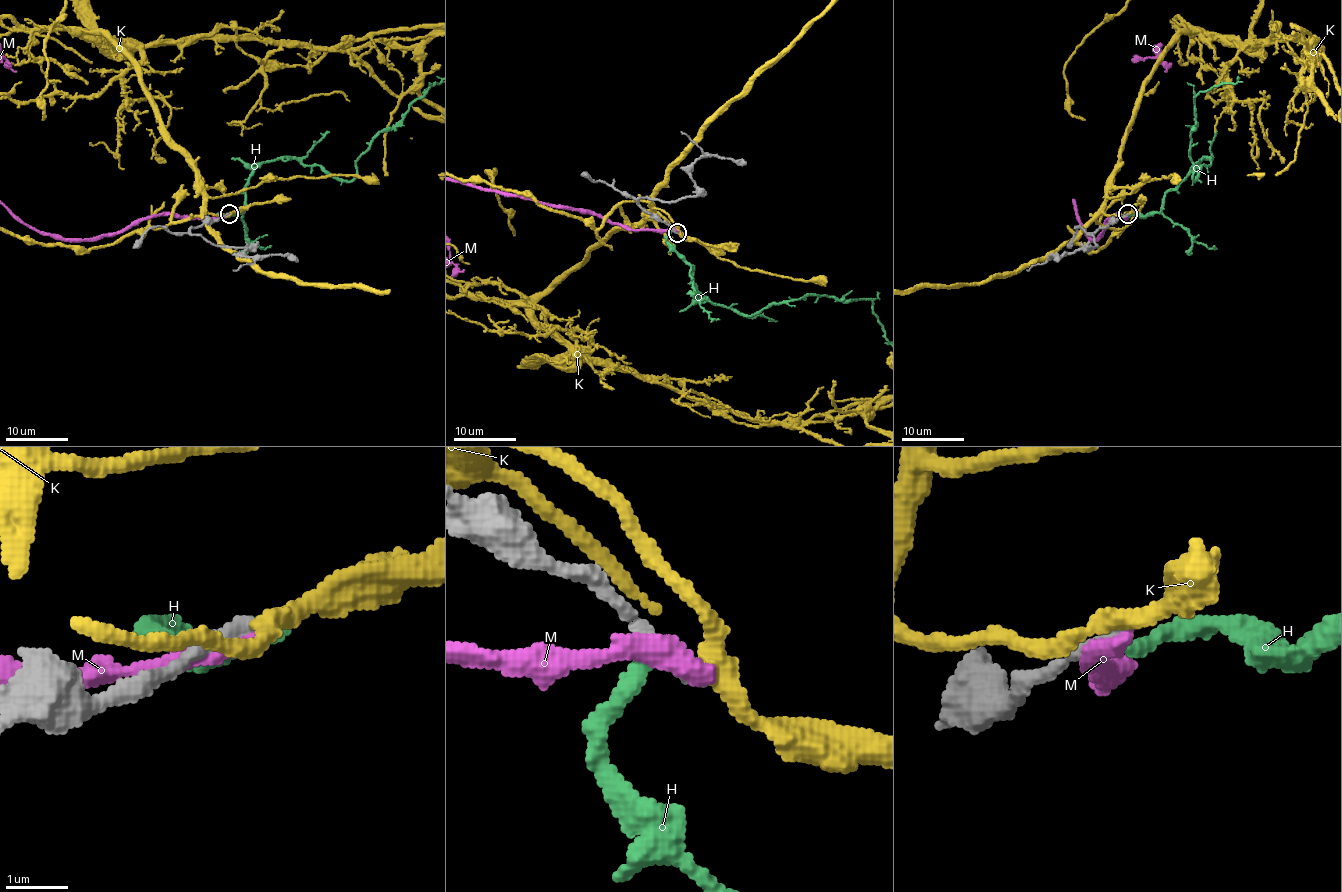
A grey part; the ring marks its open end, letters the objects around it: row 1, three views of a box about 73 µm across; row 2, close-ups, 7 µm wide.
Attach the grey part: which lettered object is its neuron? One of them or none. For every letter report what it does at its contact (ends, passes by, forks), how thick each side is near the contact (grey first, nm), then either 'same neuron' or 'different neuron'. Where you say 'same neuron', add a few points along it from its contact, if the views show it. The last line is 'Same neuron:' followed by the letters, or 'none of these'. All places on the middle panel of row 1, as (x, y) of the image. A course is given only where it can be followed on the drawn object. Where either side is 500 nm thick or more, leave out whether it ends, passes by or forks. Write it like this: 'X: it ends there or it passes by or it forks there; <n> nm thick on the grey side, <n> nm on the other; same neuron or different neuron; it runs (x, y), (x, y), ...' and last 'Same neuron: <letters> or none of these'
H: it ends there; 280 nm thick on the grey side, 240 nm on the other; different neuron
K: it passes by; 200 nm thick on the grey side, 280 nm on the other; different neuron
M: it ends there; 280 nm thick on the grey side, 420 nm on the other; different neuron
Same neuron: none of these

